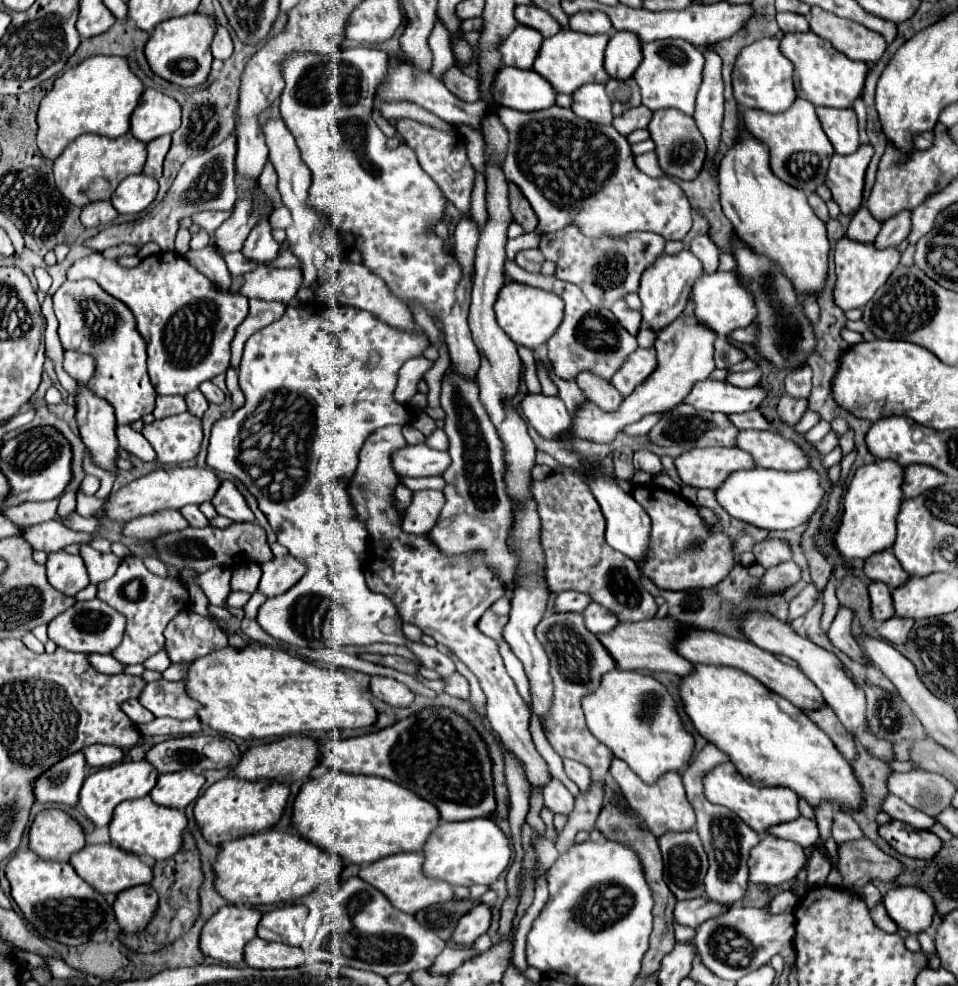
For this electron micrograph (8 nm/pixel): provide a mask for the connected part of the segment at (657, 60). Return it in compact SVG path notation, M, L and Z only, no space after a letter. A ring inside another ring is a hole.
M655 40L643 44L643 62L633 74L641 88L643 104L653 112L675 108L691 116L695 110L695 96L703 80L703 66L705 66L703 52L685 40L673 40L673 44L671 40Z

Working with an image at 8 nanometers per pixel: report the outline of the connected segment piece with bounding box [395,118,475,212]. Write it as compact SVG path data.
M397 118L395 130L405 138L405 144L417 154L421 168L437 182L445 198L461 212L469 212L471 190L475 182L475 170L465 154L465 142L457 132L437 132L433 126L411 120L411 118Z

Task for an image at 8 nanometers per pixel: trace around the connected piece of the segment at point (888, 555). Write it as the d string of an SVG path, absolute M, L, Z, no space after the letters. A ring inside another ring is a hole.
M883 550L879 554L869 556L869 560L865 560L863 572L869 580L885 582L887 586L893 586L893 588L903 586L909 578L909 574L901 568L899 560L895 558L893 550Z

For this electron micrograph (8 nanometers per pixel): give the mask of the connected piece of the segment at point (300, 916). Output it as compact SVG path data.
M282 904L275 910L263 914L257 936L279 936L269 938L275 942L285 942L291 946L301 946L305 942L305 920L307 920L307 906L305 904Z

